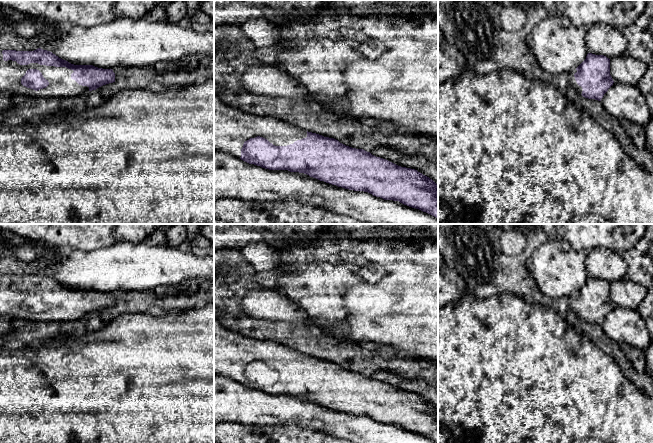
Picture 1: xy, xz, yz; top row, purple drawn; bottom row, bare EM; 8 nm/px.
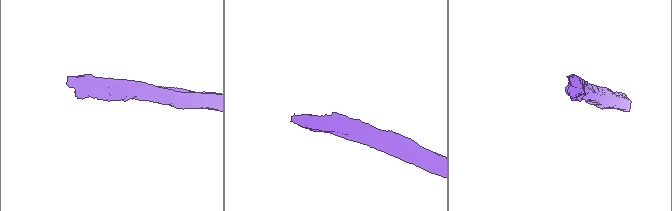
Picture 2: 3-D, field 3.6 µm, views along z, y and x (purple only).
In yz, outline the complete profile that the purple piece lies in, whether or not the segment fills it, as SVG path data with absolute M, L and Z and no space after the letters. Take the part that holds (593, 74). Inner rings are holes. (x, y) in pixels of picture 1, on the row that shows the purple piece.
M588 53L586 59L568 77L570 86L580 95L598 101L614 83L610 75L610 59L592 53Z

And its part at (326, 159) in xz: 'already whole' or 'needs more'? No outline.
needs more

